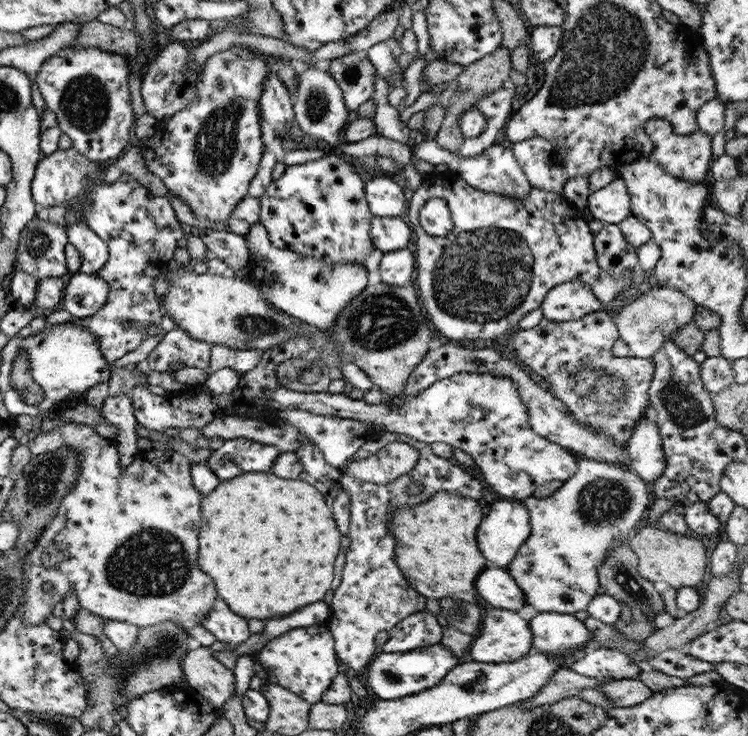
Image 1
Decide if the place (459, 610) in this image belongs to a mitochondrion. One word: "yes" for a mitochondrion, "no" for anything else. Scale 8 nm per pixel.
no

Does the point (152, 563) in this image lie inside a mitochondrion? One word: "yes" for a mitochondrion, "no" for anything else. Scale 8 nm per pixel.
yes

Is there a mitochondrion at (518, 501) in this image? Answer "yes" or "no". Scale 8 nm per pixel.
no

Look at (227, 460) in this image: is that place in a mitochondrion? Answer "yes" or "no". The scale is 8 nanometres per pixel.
yes

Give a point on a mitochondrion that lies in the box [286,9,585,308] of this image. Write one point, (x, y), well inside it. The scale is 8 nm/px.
(317, 103)

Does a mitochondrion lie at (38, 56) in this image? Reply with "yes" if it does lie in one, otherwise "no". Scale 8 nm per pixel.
no

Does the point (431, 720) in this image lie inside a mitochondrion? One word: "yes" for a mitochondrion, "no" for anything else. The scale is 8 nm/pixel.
no

